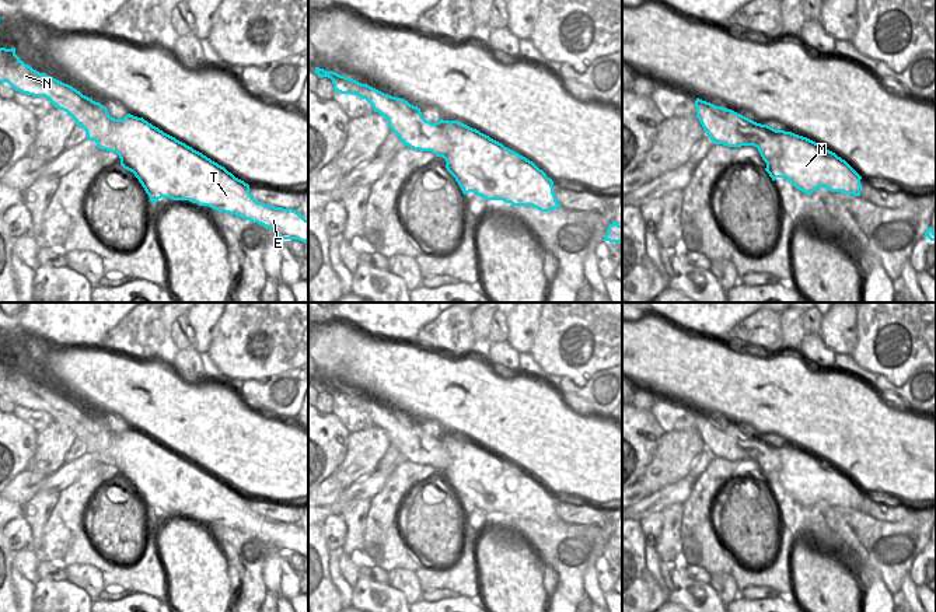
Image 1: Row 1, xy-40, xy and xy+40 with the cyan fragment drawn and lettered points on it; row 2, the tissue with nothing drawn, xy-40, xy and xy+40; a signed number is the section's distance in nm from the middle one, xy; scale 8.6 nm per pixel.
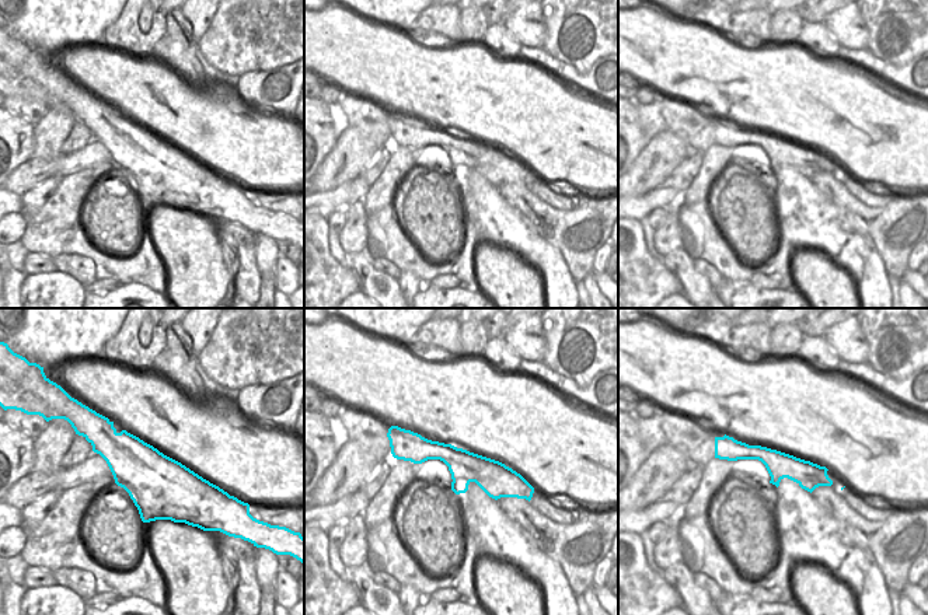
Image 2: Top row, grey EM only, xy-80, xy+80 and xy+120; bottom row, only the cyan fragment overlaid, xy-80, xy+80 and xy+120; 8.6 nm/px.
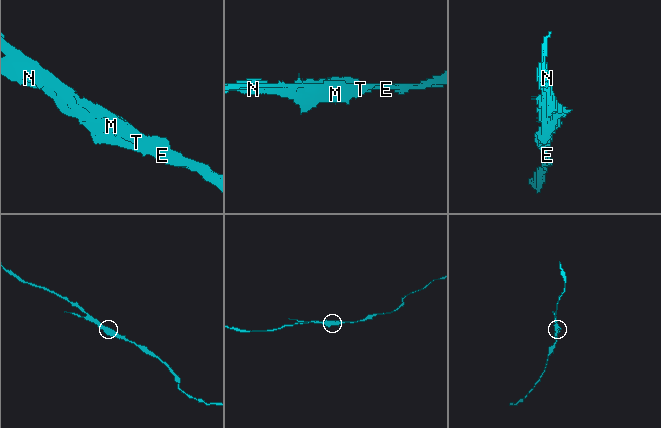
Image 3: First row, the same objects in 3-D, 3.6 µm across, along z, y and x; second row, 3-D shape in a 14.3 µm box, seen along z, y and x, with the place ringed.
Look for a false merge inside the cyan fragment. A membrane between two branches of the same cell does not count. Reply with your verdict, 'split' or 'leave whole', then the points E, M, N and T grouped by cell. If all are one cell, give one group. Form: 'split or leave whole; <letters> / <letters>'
split; E M T / N

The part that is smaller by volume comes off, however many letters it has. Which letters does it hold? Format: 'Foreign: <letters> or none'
Foreign: N.

